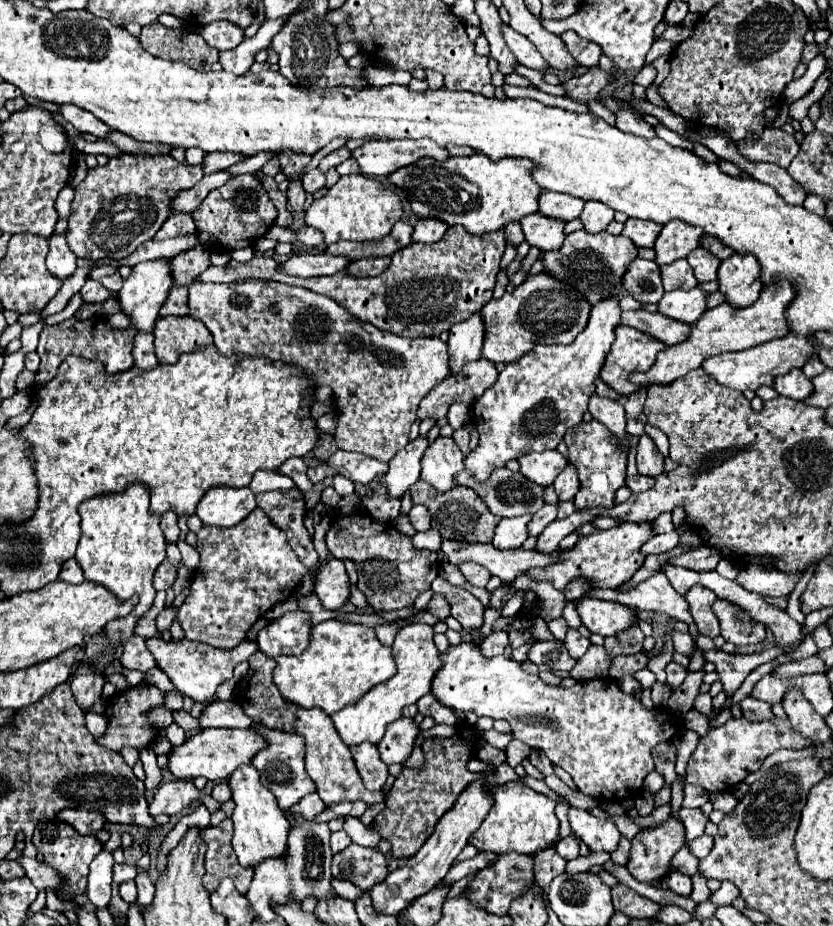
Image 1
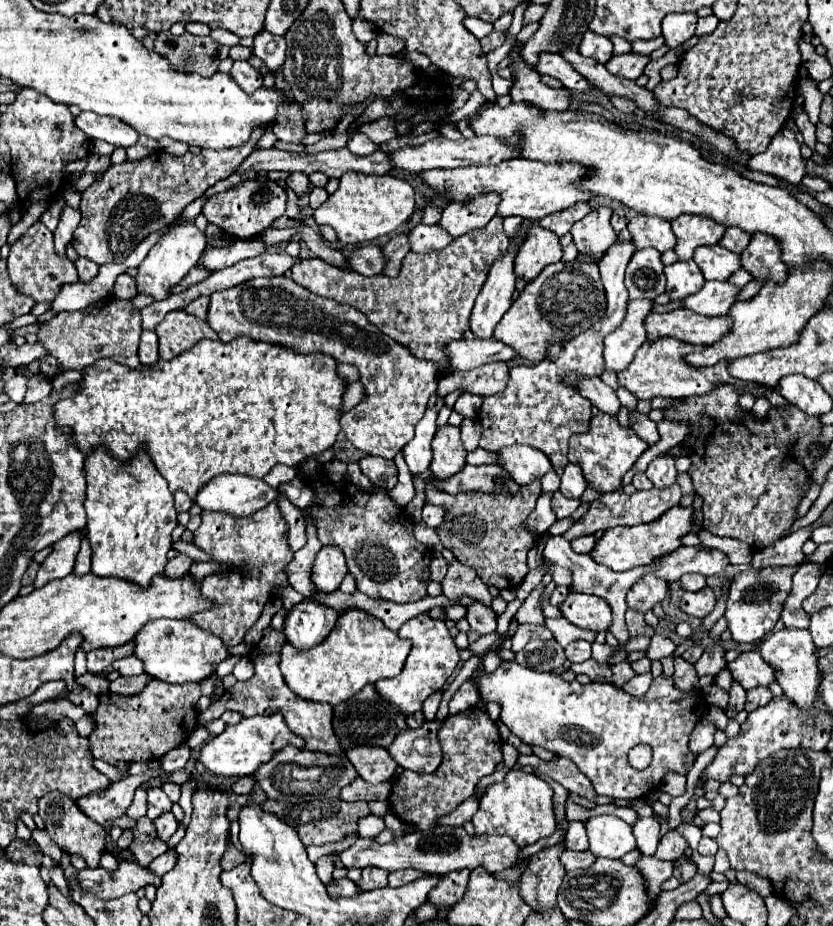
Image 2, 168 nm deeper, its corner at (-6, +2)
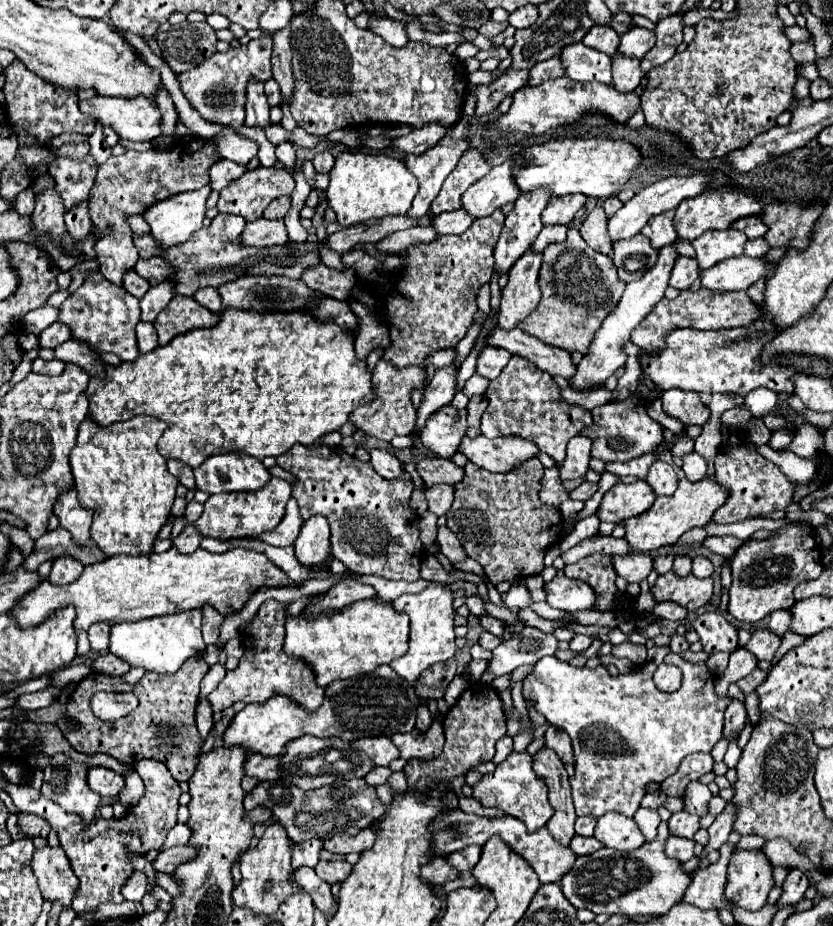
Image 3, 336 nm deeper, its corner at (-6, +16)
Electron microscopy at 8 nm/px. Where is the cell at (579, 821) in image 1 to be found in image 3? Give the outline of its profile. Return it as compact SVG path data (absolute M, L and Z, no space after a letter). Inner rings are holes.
M608 812L606 816L598 818L594 838L598 838L606 848L622 852L636 850L646 842L638 824L632 818L626 818L624 814L618 812Z

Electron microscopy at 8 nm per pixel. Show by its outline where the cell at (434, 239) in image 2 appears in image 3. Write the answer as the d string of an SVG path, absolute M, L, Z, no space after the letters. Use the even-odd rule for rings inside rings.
M454 210L454 212L444 212L440 216L434 216L432 226L436 228L438 234L462 234L466 232L476 218L464 210Z

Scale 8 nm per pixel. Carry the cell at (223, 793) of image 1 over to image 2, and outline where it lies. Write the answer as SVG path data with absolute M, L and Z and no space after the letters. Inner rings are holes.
M248 776L238 778L238 780L232 784L232 794L250 794L252 788L254 788L254 784L256 784L254 778L248 778Z

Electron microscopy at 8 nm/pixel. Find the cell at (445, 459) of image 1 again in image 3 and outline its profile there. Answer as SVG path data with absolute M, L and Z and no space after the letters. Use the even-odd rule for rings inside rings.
M444 406L434 412L426 426L420 430L420 442L424 448L440 458L452 458L460 440L466 436L466 410Z

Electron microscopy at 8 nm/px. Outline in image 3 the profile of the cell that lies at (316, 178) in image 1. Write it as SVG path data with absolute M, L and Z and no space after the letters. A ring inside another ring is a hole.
M318 152L318 154L314 156L314 160L312 160L316 172L330 172L332 166L334 166L334 162L336 162L336 160L334 160L334 156L332 156L330 152Z

